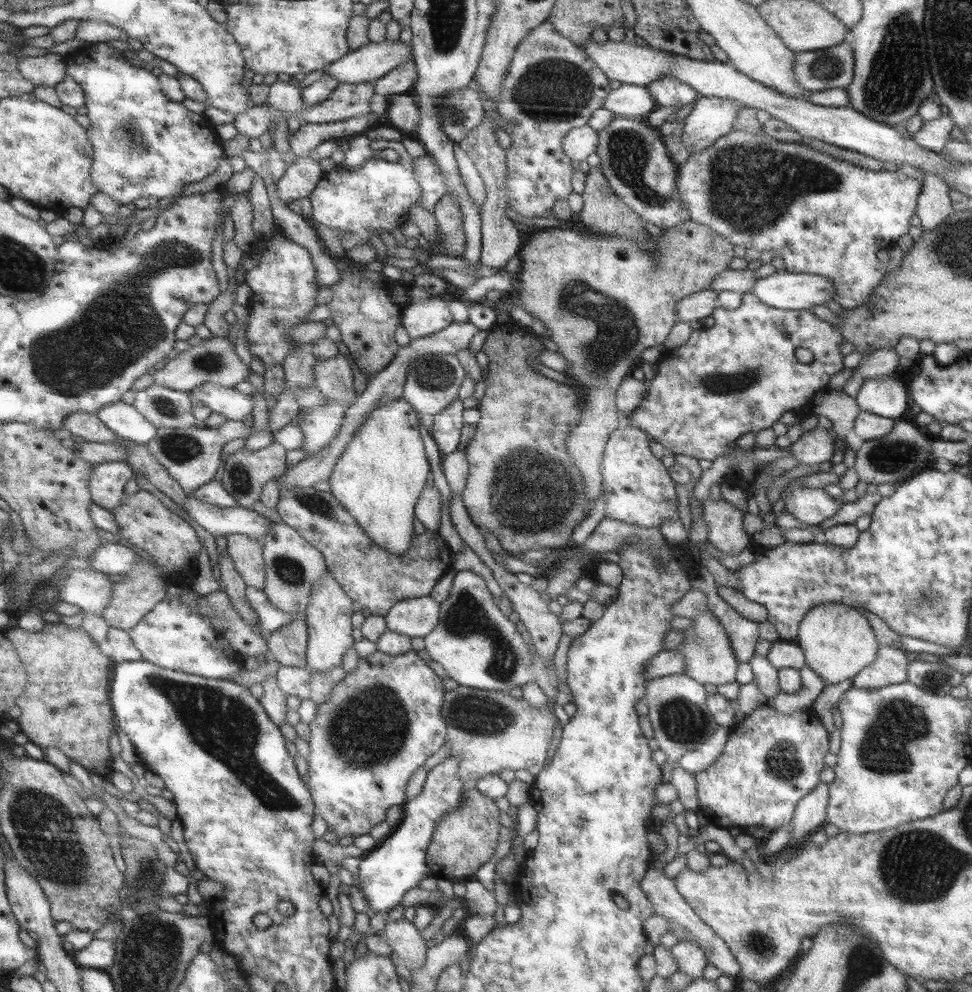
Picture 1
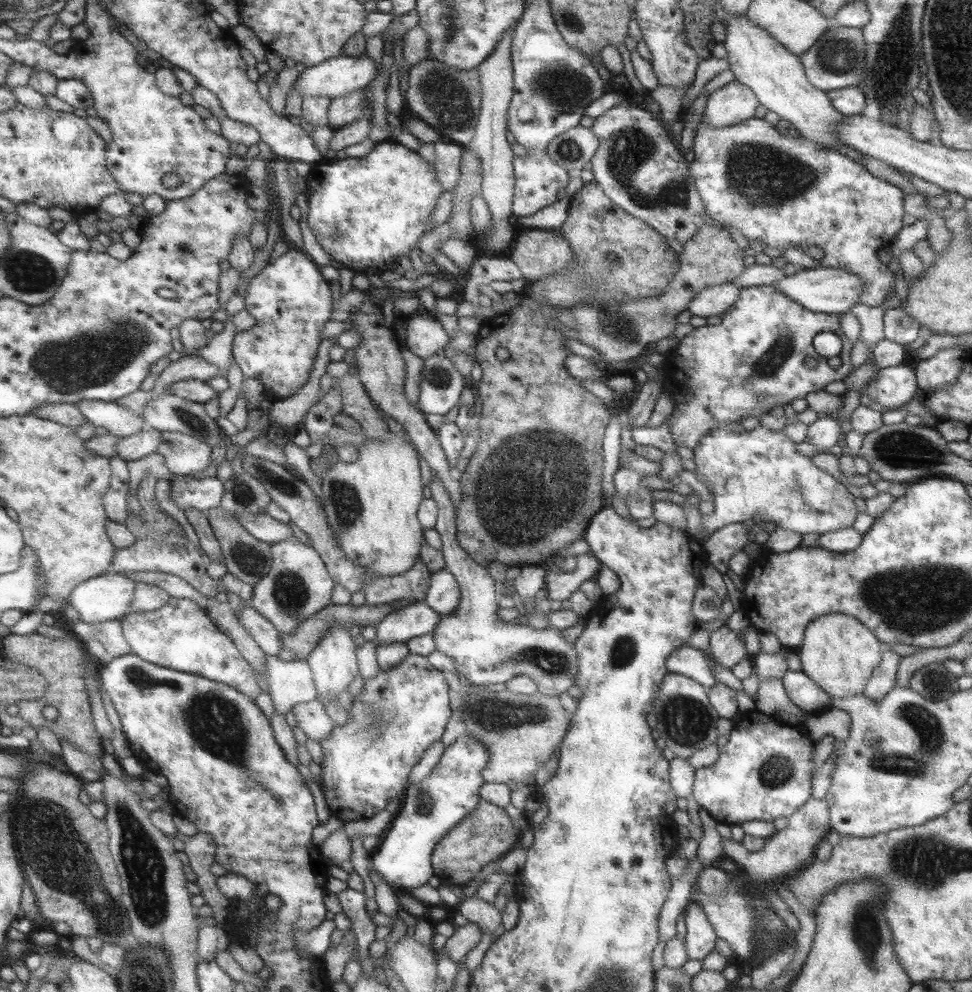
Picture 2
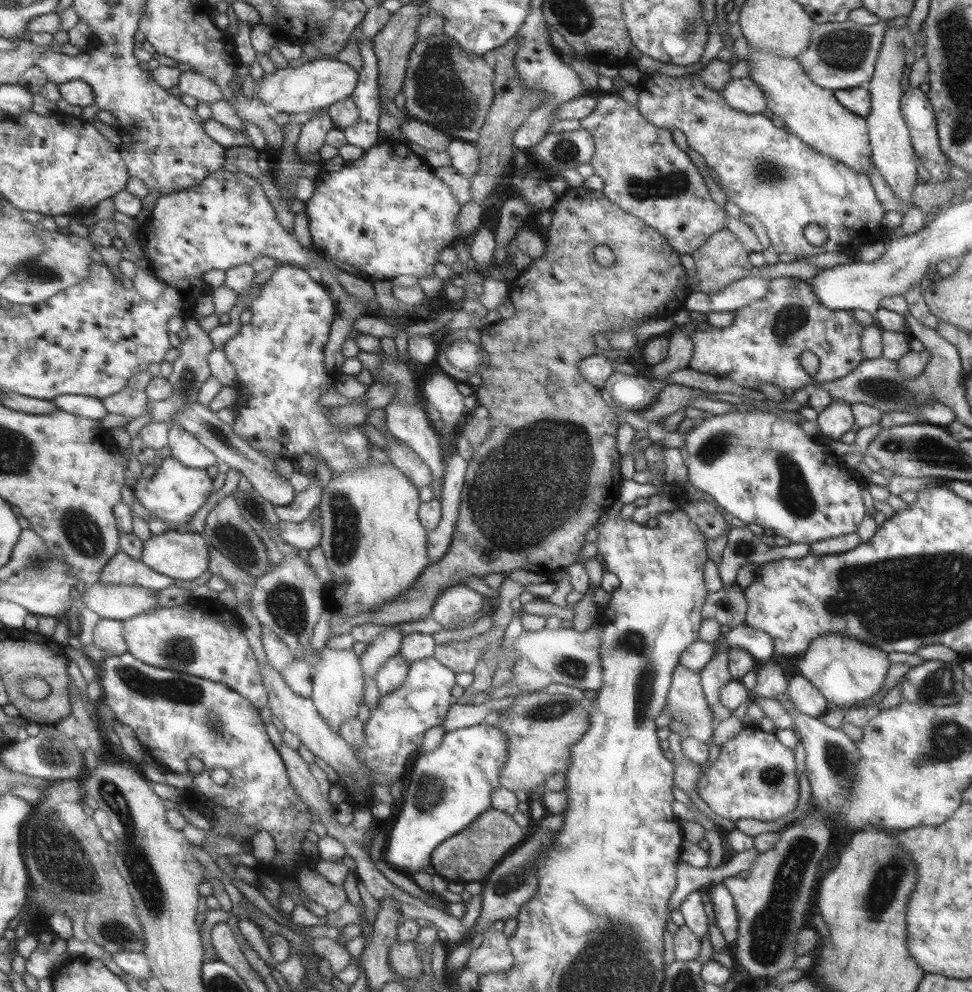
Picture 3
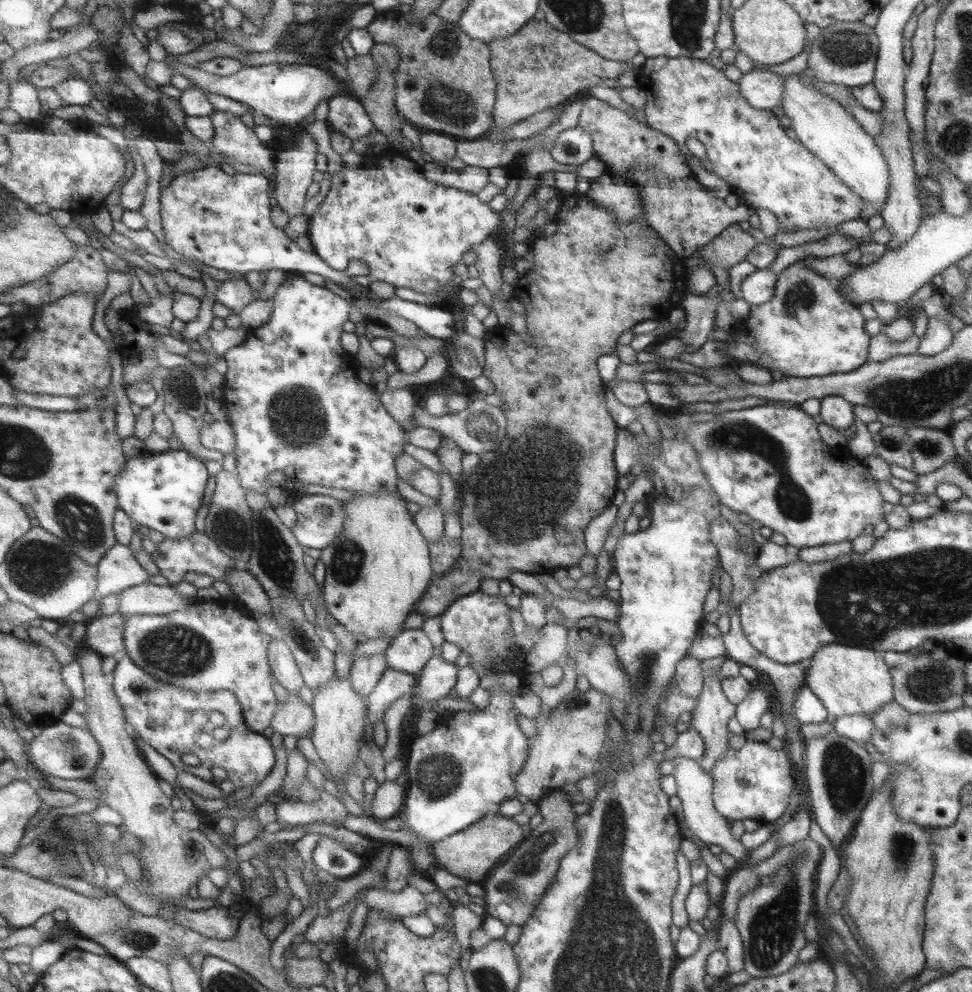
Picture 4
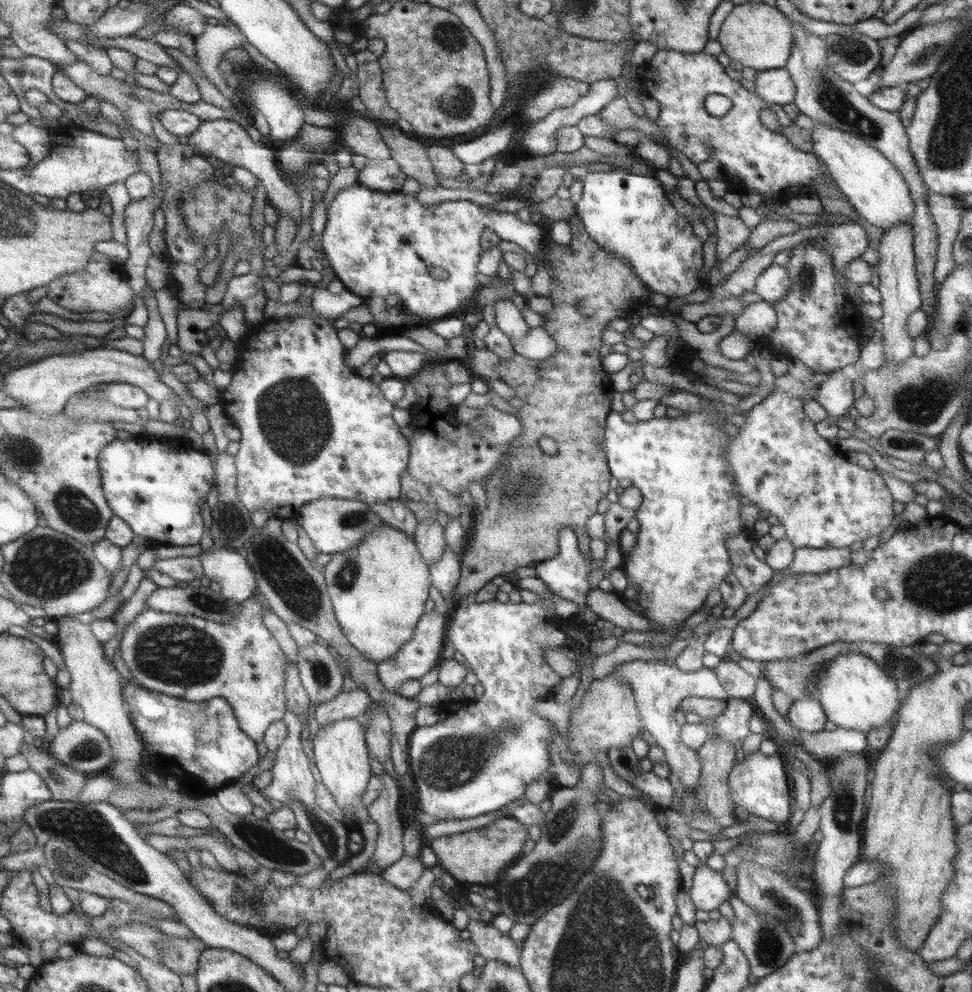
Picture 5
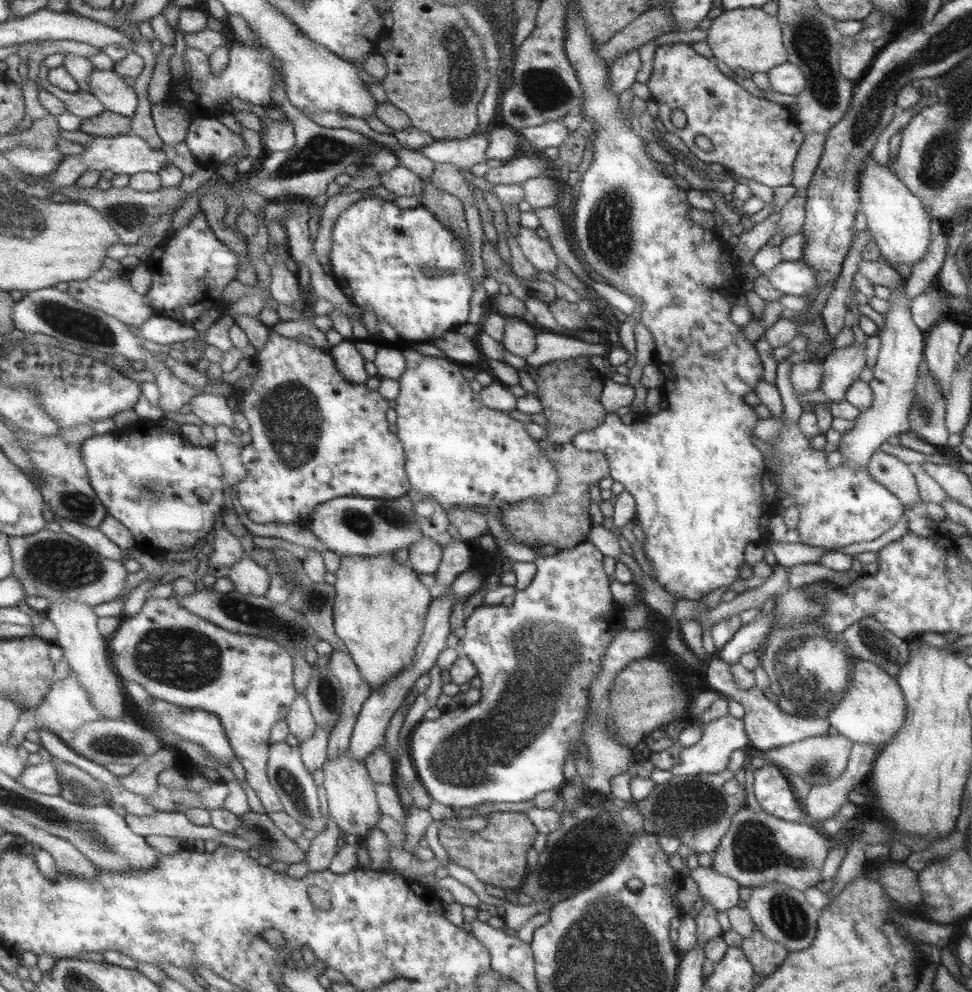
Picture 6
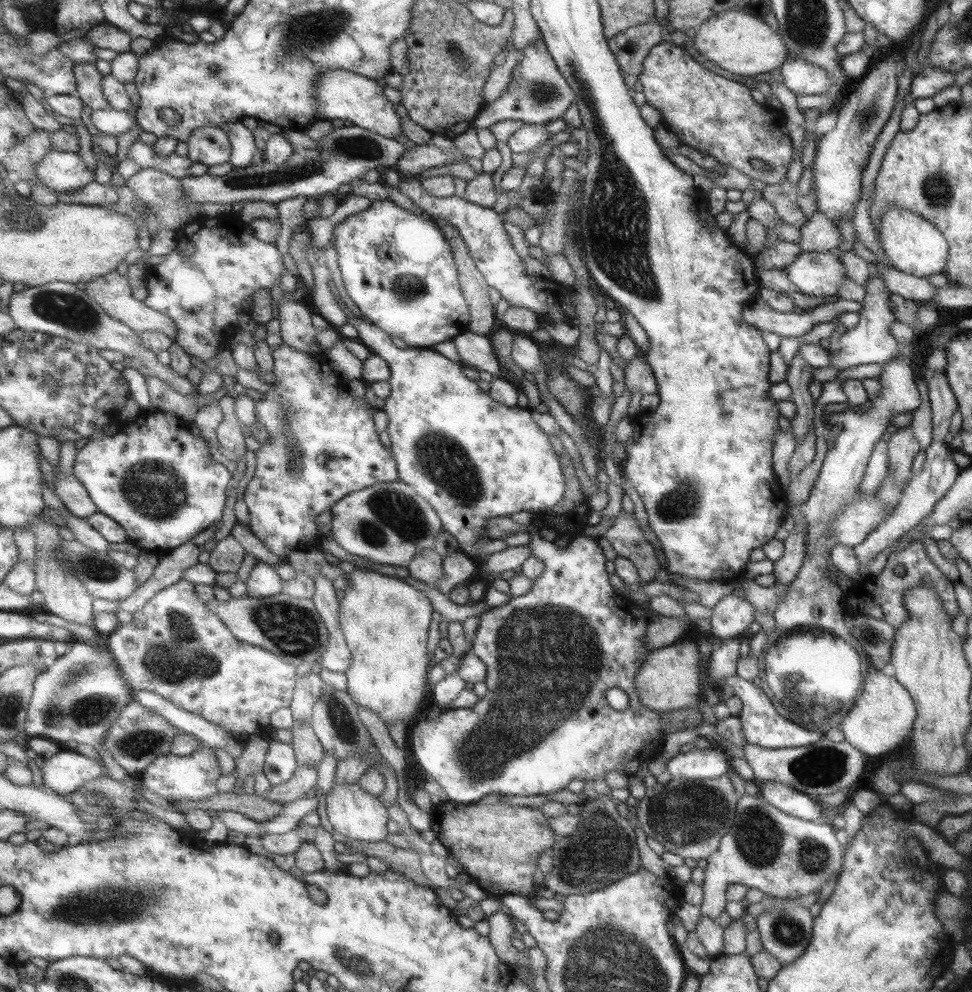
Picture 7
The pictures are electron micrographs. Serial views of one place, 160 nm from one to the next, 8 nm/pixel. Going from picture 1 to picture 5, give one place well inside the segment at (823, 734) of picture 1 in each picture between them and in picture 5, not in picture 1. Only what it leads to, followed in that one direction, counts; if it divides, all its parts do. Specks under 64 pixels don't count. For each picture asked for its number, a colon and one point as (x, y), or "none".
2: (763, 772)
3: (753, 776)
4: (755, 782)
5: (760, 784)

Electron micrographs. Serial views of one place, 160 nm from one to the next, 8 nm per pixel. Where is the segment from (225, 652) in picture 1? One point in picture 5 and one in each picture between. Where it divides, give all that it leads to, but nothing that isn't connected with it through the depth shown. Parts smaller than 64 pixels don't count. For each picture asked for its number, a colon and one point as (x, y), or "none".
2: (178, 635)
3: (185, 639)
4: (204, 647)
5: (184, 656)

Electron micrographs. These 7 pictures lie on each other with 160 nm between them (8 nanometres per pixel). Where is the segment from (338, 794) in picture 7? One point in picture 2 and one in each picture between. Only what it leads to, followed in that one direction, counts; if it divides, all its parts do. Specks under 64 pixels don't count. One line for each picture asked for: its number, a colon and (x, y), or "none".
2: (333, 663)
3: (337, 684)
4: (339, 714)
5: (340, 754)
6: (352, 805)

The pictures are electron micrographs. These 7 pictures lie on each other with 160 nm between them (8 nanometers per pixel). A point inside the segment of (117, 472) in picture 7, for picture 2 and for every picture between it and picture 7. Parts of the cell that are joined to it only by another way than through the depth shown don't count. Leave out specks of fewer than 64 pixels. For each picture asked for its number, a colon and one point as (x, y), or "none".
2: (202, 494)
3: (174, 493)
4: (160, 490)
5: (157, 487)
6: (167, 493)

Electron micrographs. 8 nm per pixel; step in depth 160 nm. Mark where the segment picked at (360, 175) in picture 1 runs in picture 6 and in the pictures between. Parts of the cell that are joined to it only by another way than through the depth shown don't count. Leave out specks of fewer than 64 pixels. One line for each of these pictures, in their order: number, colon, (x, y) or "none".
2: (365, 213)
3: (384, 216)
4: (409, 232)
5: (377, 242)
6: (378, 254)

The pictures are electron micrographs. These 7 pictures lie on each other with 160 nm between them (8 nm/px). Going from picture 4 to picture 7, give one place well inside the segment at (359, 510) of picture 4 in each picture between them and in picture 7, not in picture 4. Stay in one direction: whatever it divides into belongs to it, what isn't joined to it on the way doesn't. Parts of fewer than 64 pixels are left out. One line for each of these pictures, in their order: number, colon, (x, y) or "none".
5: (378, 589)
6: (379, 609)
7: (385, 620)

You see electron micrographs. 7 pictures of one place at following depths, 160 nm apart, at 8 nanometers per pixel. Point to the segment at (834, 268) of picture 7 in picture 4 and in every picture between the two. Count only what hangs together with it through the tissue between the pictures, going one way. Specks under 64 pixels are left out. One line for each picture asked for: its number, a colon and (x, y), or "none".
4: (757, 288)
5: (772, 285)
6: (794, 277)

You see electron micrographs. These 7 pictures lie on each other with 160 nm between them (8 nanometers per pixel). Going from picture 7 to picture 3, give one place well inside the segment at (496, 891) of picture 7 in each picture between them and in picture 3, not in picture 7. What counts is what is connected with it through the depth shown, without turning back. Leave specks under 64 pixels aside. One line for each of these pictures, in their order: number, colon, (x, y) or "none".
3: (469, 855)
4: (470, 854)
5: (479, 856)
6: (495, 854)

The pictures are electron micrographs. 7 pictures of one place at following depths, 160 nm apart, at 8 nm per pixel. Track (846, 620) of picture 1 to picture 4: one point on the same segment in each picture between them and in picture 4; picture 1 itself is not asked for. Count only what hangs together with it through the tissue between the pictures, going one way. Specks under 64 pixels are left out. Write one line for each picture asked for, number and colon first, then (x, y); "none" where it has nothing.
2: (837, 653)
3: (845, 671)
4: (851, 680)

